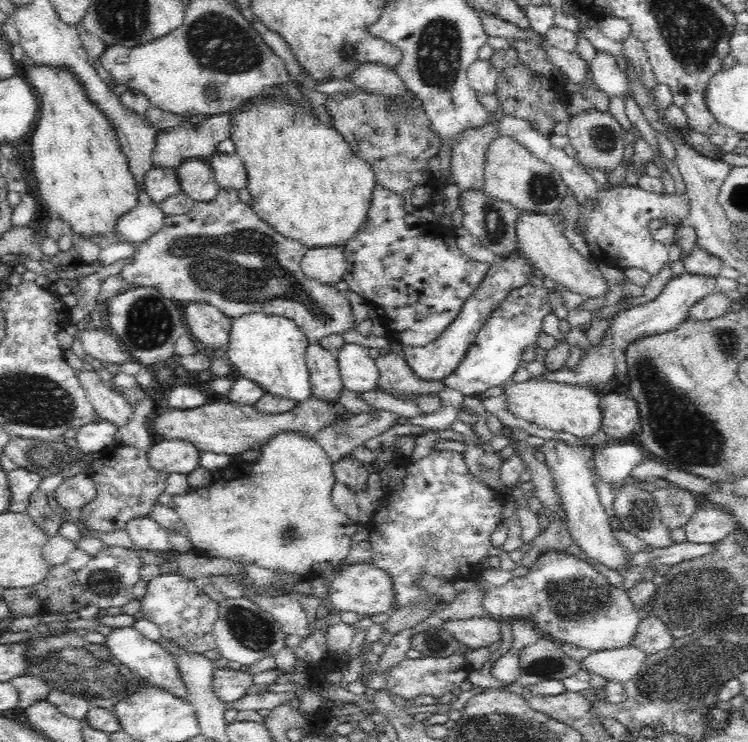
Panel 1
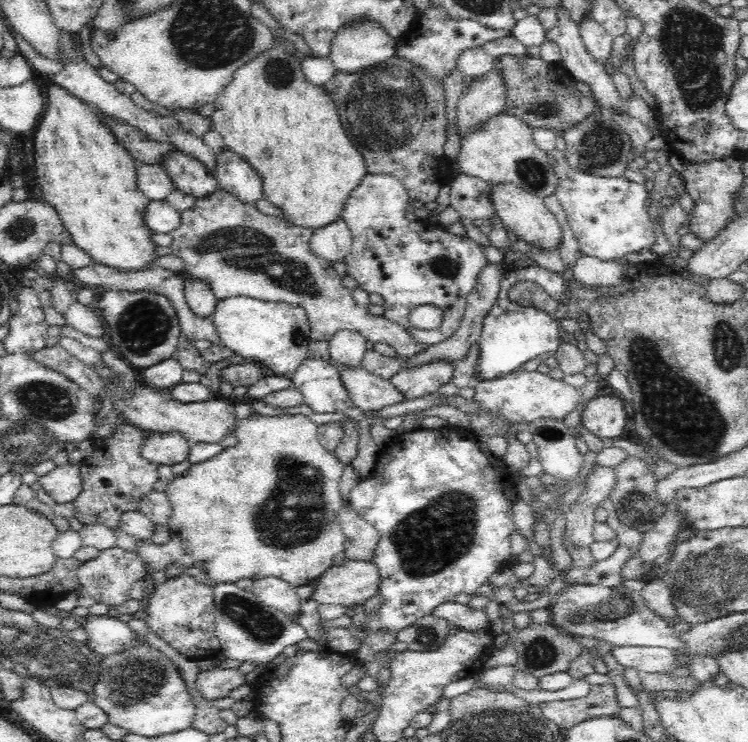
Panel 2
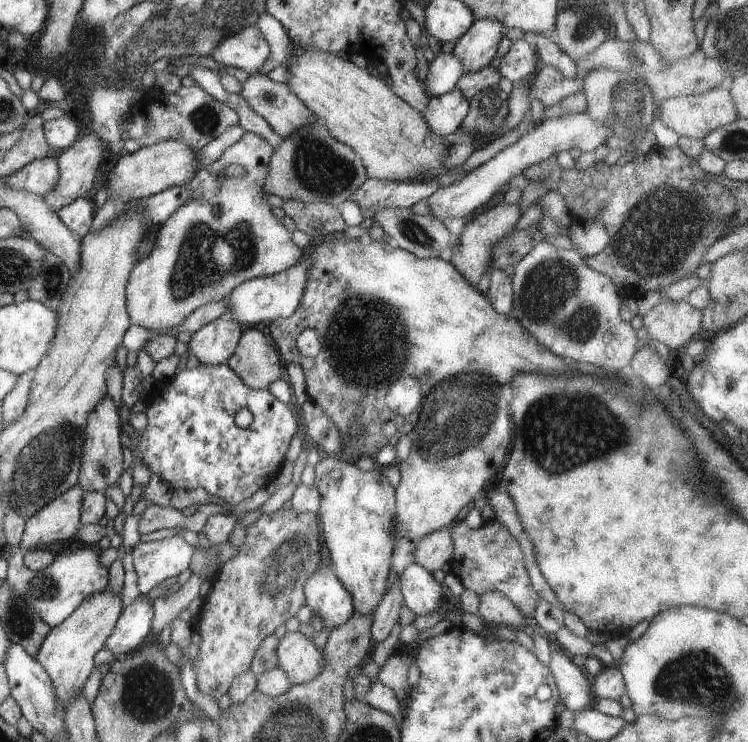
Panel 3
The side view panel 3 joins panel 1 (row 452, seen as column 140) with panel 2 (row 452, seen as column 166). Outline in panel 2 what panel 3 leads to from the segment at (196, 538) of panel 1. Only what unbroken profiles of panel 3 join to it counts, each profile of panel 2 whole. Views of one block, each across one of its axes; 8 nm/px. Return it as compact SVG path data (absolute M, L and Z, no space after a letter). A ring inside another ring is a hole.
M260 413L250 414L247 418L241 419L235 436L238 441L235 446L222 449L213 459L205 463L190 465L190 468L180 476L167 484L166 496L172 503L172 516L168 520L168 530L170 540L166 544L154 544L151 540L138 540L139 558L146 563L148 573L165 572L166 568L172 564L183 565L182 568L196 567L208 573L210 579L215 583L234 583L241 579L260 580L272 576L288 582L296 588L313 583L328 568L332 567L332 560L337 554L344 552L347 543L341 525L338 523L338 513L343 508L342 497L338 490L338 482L342 476L344 465L335 453L325 449L318 439L318 425L309 417L302 414L284 414L276 416L266 416Z

